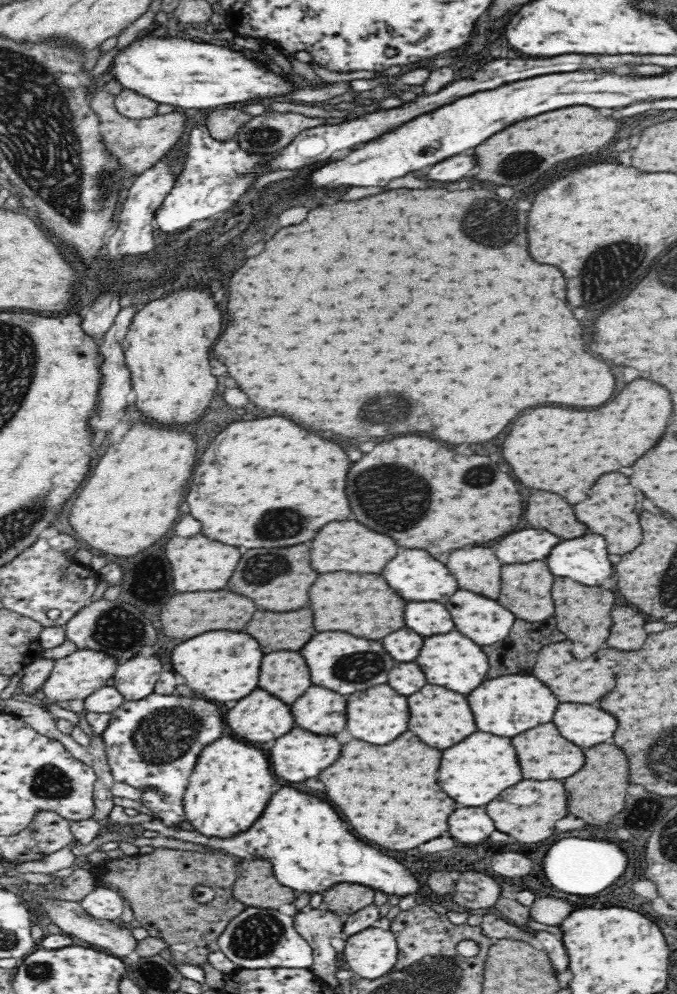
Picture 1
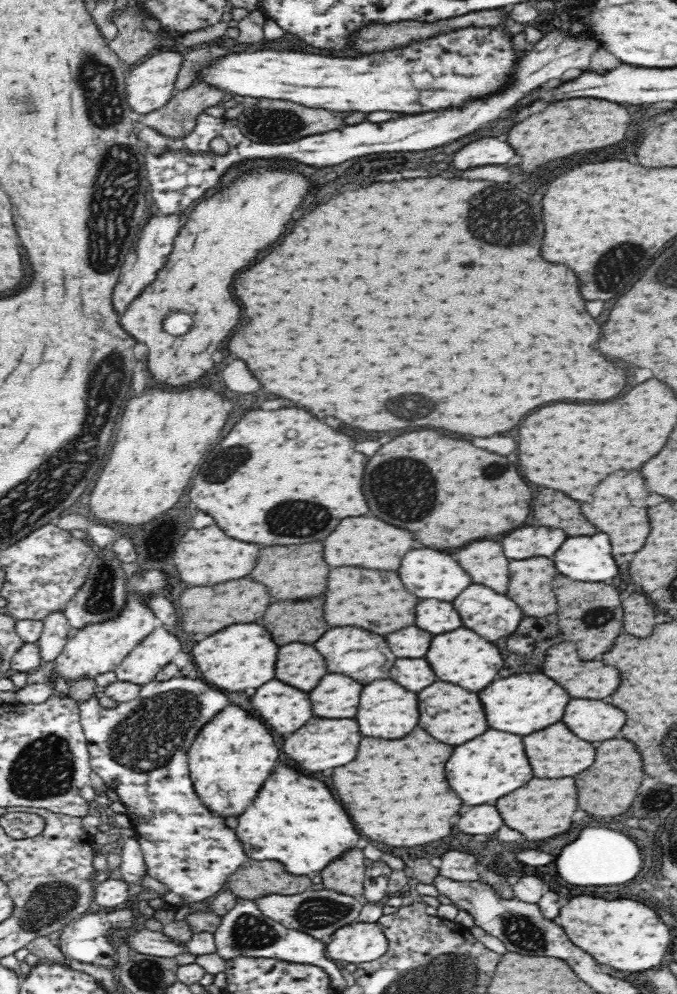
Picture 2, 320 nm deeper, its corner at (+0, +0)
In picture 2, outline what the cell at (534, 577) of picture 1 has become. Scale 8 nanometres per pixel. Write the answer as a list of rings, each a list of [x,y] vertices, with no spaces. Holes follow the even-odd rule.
[[[534,556],[530,560],[510,560],[510,588],[508,596],[522,608],[526,616],[548,616],[556,612],[556,596],[552,594],[552,580],[558,574],[554,562],[544,556]]]

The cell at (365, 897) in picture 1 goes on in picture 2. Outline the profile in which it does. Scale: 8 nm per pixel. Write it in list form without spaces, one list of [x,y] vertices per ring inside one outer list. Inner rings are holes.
[[[350,848],[322,870],[323,888],[362,898],[366,864],[360,848]]]

